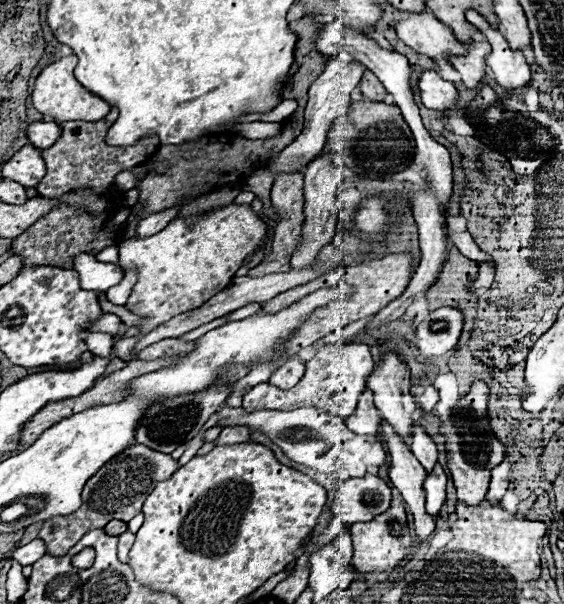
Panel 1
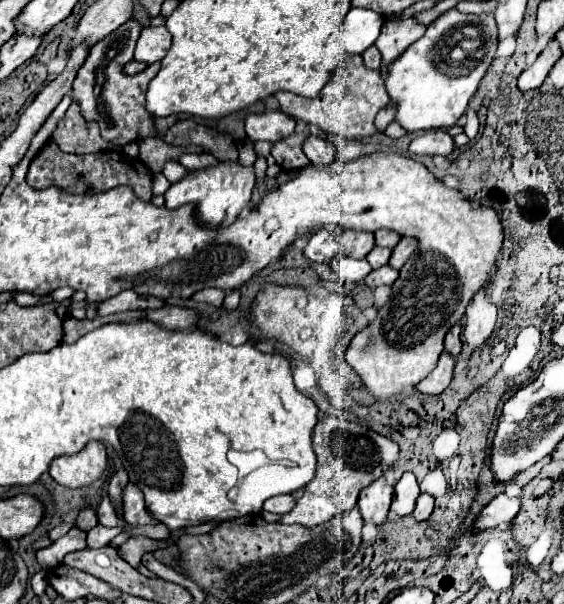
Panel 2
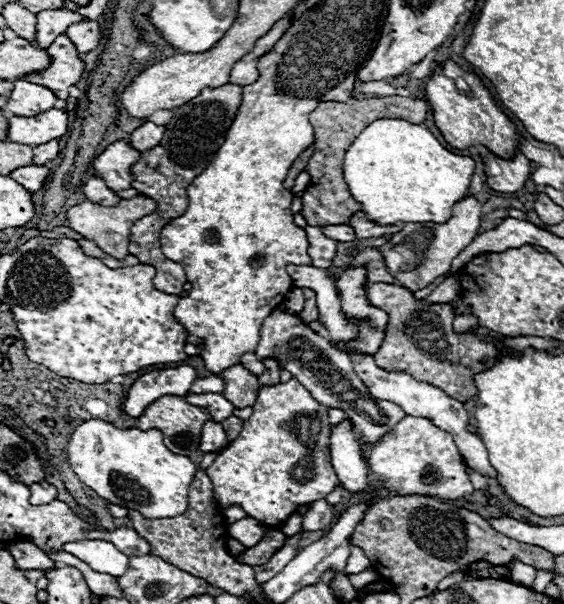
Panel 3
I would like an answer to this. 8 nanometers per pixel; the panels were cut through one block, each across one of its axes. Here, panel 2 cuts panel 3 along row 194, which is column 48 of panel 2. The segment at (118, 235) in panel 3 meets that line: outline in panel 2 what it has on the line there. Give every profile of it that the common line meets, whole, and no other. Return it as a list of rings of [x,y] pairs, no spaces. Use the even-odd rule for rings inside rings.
[[[72,100],[64,118],[58,122],[56,130],[48,138],[48,142],[54,142],[62,152],[68,154],[96,154],[118,148],[100,136],[98,124],[86,122],[82,118],[80,104],[76,100]]]

